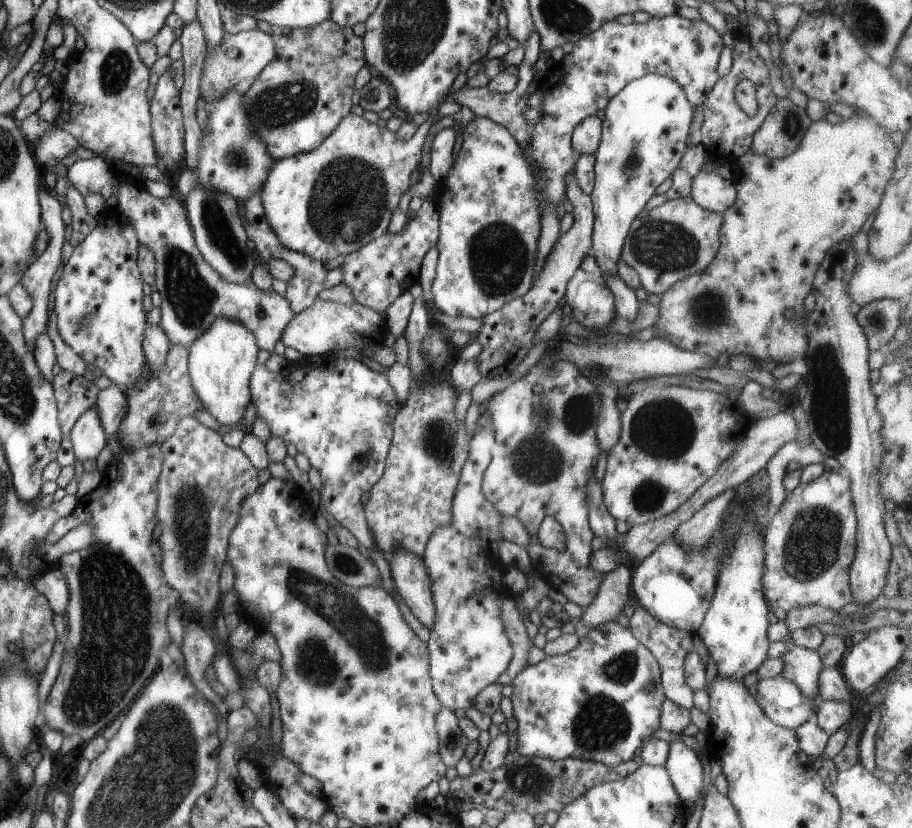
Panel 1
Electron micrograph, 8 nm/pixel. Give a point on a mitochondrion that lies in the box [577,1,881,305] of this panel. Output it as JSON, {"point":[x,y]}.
{"point":[664,246]}

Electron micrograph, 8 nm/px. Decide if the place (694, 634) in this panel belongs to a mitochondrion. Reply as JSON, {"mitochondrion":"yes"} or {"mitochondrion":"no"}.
{"mitochondrion":"no"}

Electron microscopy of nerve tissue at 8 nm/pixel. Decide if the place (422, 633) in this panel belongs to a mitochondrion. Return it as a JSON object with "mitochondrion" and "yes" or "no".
{"mitochondrion":"no"}

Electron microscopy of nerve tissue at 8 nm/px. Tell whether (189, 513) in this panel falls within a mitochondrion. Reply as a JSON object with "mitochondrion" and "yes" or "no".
{"mitochondrion":"yes"}

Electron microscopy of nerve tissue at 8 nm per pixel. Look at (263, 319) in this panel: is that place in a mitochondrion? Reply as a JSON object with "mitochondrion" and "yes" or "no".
{"mitochondrion":"no"}

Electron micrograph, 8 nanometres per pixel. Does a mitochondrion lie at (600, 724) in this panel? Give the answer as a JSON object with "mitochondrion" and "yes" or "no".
{"mitochondrion":"yes"}

